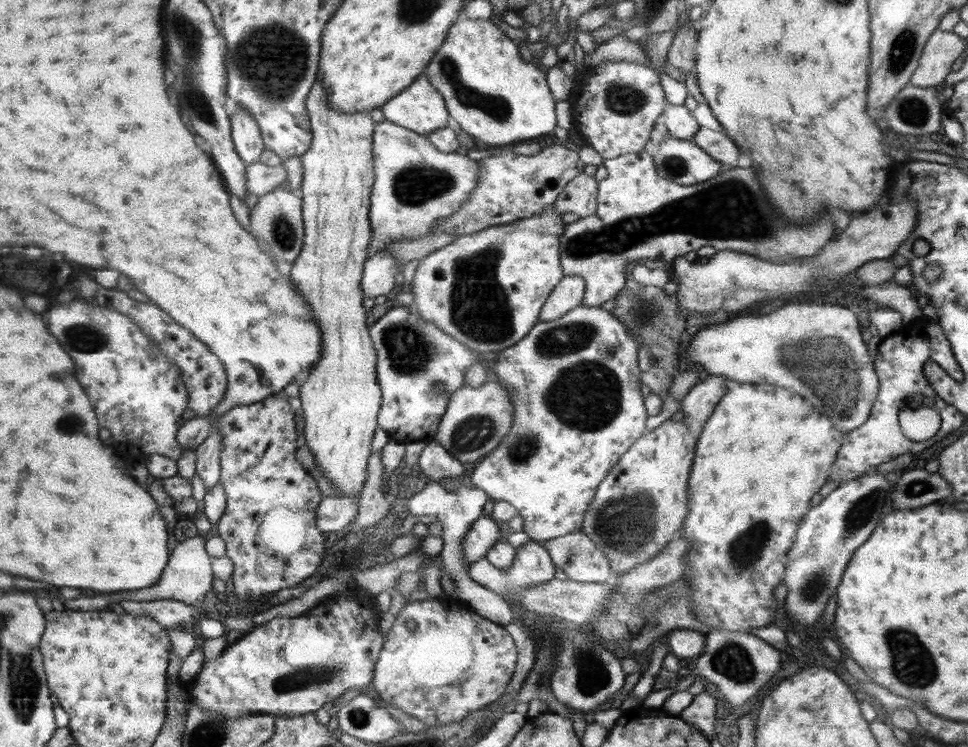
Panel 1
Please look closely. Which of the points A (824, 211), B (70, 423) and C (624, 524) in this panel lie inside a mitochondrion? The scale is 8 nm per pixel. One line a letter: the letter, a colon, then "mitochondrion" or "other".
A: other
B: mitochondrion
C: mitochondrion

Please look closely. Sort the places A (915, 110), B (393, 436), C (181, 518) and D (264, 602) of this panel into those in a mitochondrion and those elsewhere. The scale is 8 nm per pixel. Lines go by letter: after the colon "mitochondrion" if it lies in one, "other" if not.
A: mitochondrion
B: other
C: other
D: other

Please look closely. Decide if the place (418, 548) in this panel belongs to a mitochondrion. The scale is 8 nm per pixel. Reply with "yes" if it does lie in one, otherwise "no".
no

